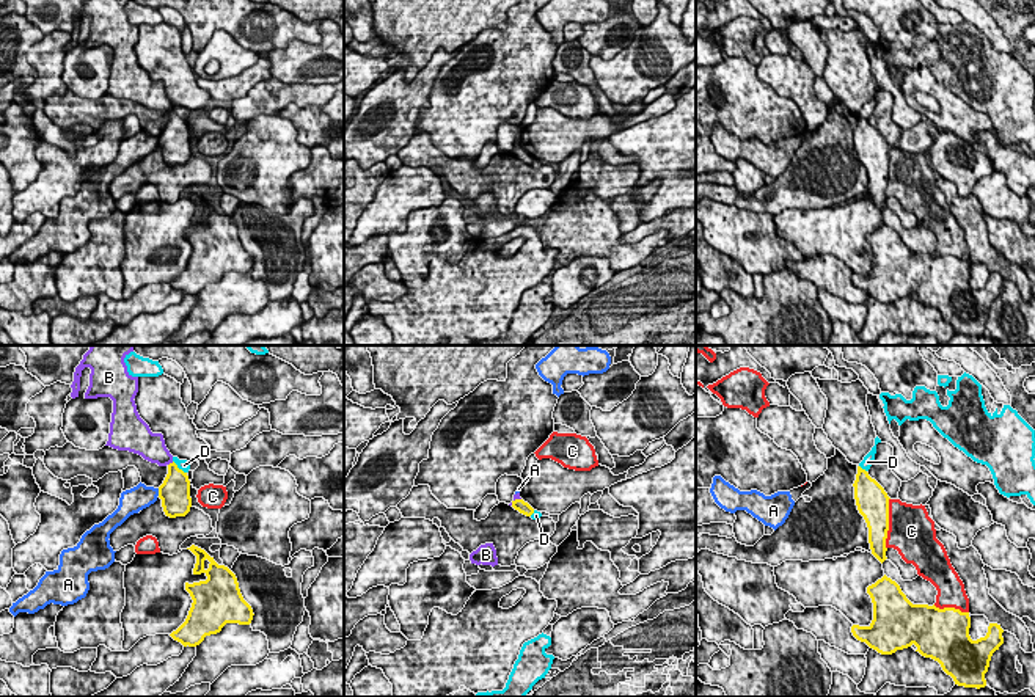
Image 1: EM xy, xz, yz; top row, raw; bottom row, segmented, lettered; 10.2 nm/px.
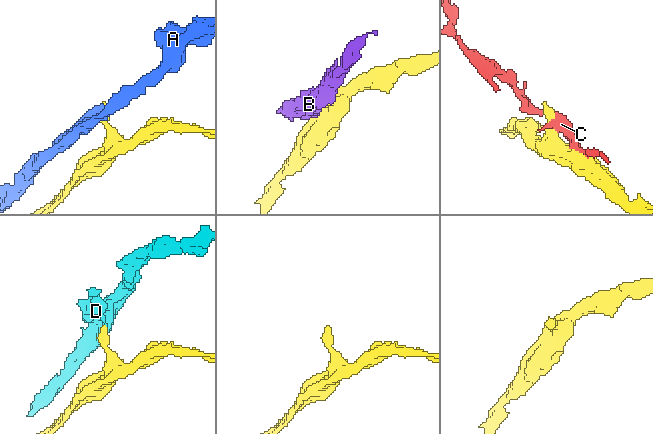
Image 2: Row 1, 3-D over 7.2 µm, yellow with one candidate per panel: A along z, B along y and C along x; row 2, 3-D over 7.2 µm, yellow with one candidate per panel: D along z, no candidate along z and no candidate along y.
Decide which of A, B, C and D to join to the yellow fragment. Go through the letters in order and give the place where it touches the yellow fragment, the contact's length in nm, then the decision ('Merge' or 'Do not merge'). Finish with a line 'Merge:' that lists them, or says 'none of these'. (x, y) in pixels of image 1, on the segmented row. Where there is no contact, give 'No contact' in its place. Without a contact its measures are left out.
A: Touches yellow at xy (159, 492). Shared border 80 nm. Do not merge
B: Touches yellow at xy (170, 463). Shared border 70 nm. Do not merge
C: Touches yellow at yz (888, 523). Shared border 550 nm. Do not merge
D: Touches yellow at xy (178, 468). Shared border 200 nm. Do not merge
Merge: none of these

